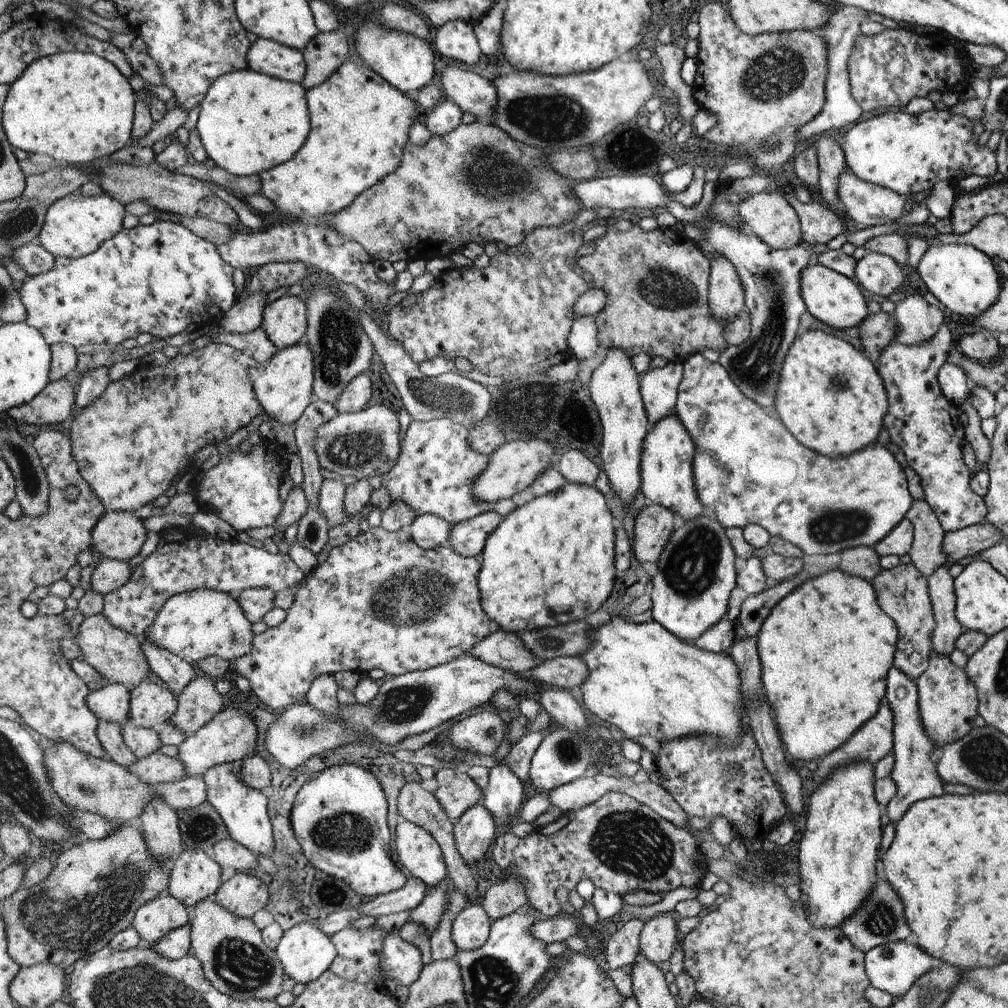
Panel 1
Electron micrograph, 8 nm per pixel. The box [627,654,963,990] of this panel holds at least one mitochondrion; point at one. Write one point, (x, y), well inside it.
(881, 919)

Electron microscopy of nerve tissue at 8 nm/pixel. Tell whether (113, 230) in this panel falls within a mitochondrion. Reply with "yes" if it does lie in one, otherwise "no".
no

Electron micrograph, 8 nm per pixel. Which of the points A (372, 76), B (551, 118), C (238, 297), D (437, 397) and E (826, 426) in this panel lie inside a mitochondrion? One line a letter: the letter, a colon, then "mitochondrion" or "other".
A: other
B: mitochondrion
C: other
D: mitochondrion
E: other

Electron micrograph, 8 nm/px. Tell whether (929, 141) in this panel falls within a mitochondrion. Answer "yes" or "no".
no

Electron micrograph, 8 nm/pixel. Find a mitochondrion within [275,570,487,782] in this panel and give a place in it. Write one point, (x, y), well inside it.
(405, 704)

